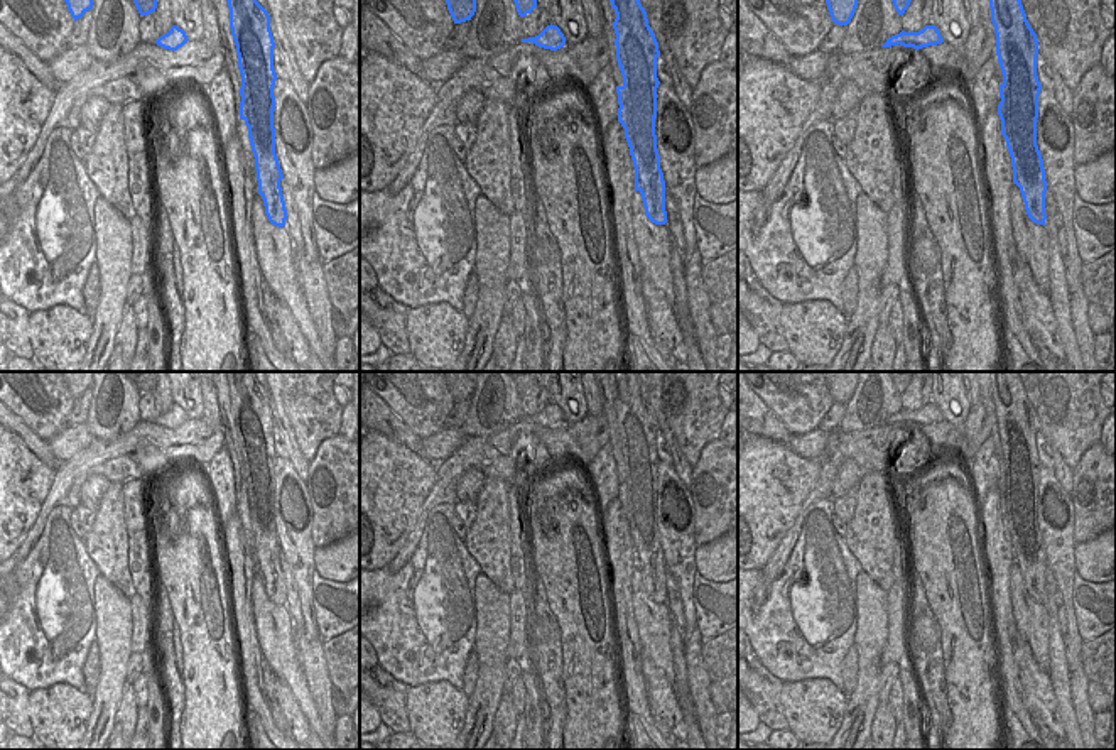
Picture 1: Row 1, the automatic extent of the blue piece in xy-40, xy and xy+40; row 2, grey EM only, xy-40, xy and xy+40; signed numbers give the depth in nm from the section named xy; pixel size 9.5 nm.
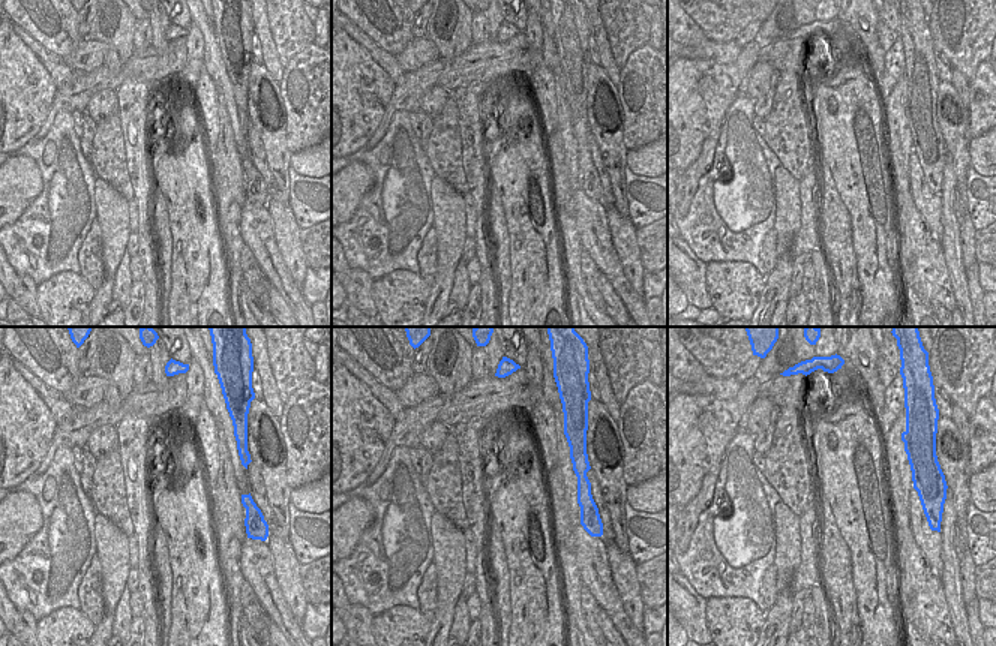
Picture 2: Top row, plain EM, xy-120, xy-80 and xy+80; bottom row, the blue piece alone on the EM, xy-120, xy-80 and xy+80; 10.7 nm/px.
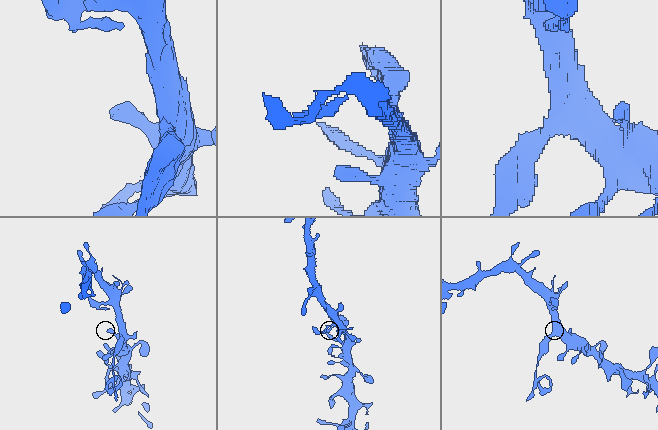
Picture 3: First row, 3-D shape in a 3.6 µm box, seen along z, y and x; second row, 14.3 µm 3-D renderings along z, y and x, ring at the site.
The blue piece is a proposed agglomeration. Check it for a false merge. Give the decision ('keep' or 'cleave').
cleave

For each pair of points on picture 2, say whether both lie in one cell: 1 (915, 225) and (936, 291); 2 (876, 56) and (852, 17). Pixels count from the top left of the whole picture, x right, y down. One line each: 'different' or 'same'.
1: same
2: same

